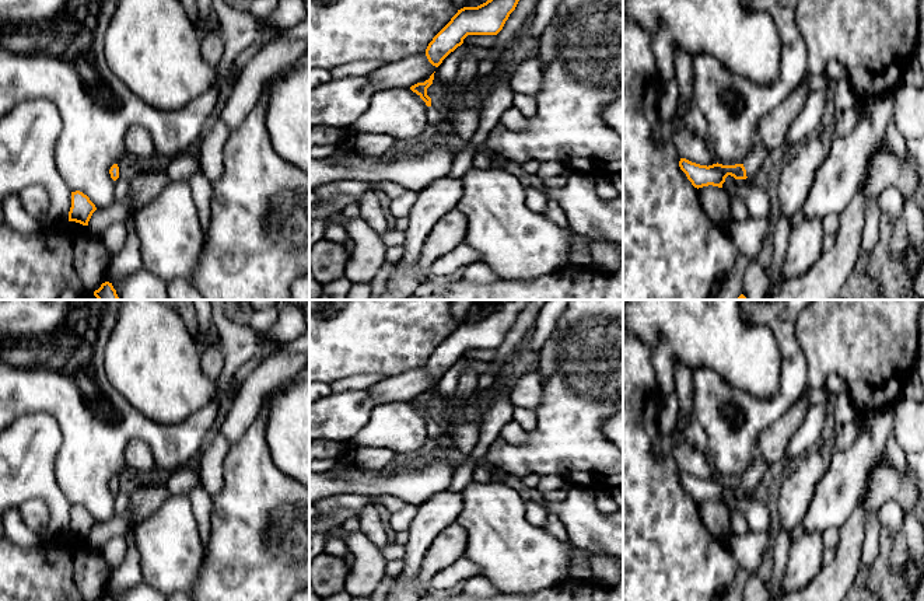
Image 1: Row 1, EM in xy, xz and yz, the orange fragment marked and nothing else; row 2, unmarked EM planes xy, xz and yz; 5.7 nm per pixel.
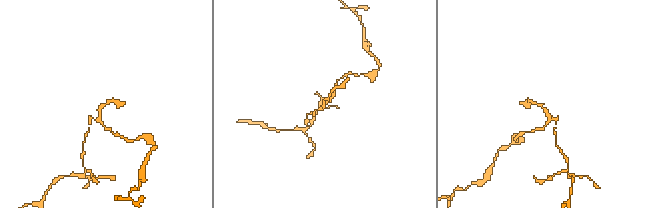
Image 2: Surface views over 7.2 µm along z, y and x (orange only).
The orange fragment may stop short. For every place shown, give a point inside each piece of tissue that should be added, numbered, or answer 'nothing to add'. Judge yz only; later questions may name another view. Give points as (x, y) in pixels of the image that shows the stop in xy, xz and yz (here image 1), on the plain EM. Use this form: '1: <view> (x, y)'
1: yz (755, 474)

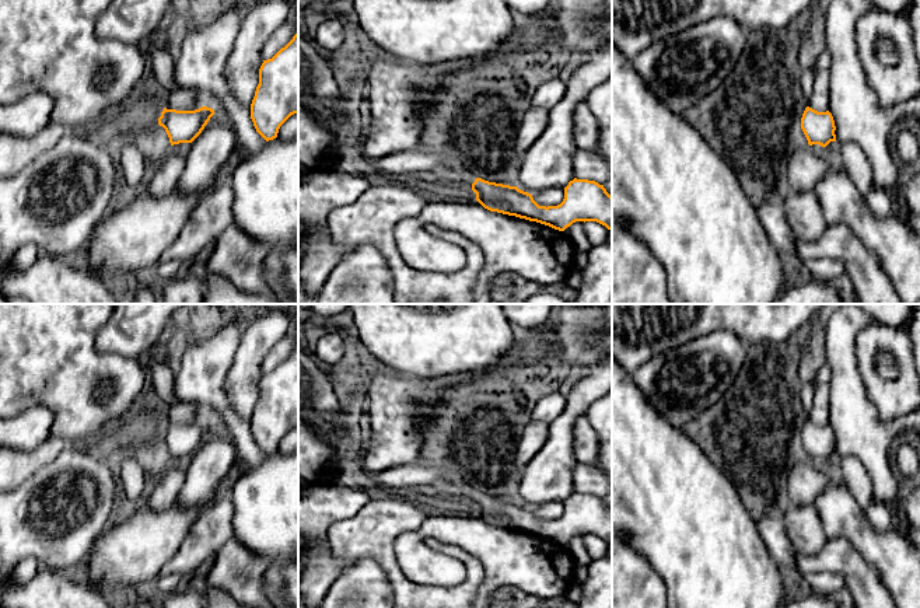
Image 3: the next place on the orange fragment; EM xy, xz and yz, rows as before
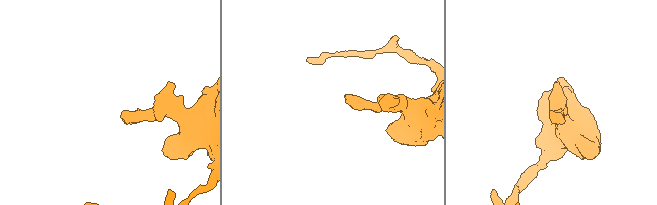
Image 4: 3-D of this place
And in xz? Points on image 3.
1: xz (444, 491)

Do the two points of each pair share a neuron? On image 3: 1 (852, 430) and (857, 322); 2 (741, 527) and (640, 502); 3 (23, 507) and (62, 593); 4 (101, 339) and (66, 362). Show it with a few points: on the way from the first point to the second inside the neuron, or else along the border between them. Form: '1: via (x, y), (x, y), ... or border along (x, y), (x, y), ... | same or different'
1: via (849, 404), (845, 380), (845, 349) | same
2: via (716, 527), (695, 527), (670, 502), (665, 502) | same
3: border along (42, 565), (70, 573) | different
4: border along (109, 318), (95, 334), (94, 346), (123, 356) | different

